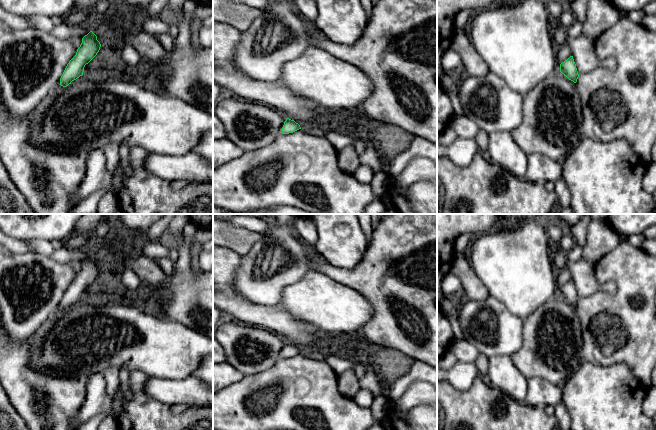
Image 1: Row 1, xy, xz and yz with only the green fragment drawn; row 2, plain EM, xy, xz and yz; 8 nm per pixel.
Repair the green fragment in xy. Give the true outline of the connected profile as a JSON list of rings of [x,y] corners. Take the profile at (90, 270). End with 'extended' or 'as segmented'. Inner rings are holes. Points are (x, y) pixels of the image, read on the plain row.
[[[90,255],[82,262],[82,267],[77,273],[76,279],[67,288],[61,302],[60,307],[52,314],[52,317],[57,318],[64,311],[71,308],[83,299],[84,291],[88,288],[99,276],[101,271],[97,260]]]; extended

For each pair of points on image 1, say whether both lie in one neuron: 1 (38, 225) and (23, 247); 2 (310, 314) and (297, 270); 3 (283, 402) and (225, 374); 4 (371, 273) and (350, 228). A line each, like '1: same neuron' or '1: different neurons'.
1: different neurons
2: different neurons
3: different neurons
4: different neurons

